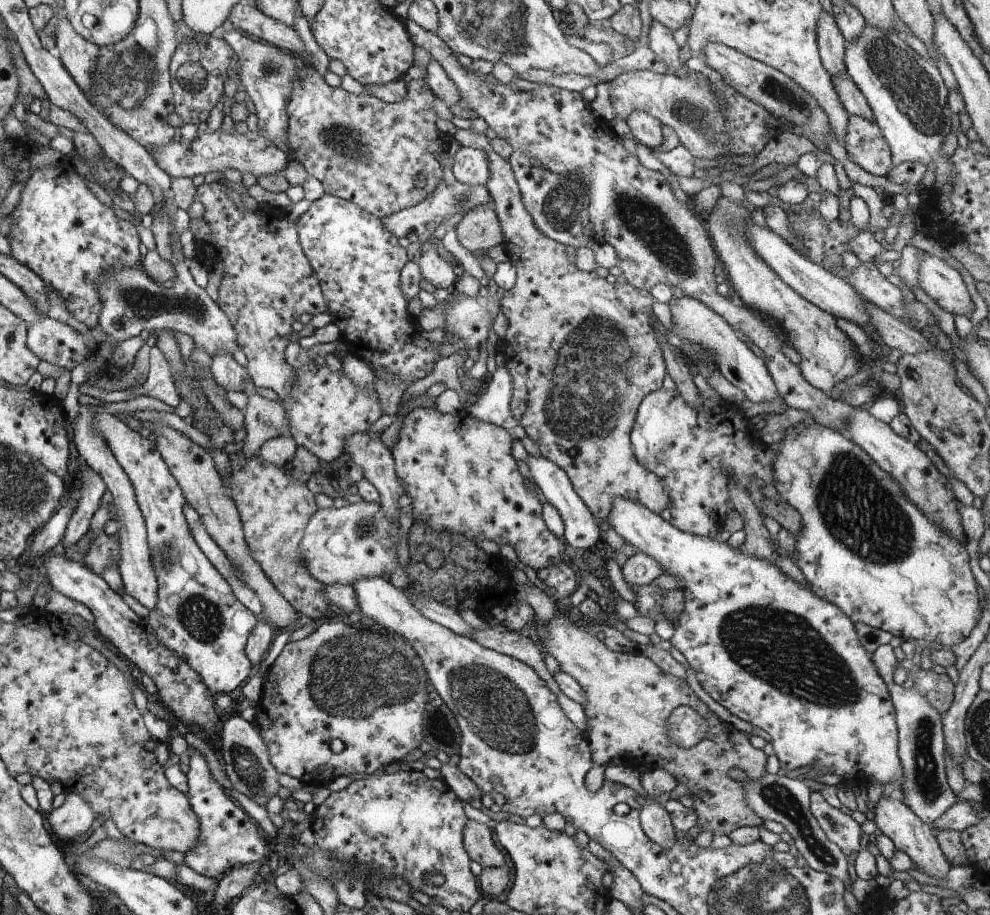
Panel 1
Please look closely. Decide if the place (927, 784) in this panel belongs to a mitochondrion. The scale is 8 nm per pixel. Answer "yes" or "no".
yes

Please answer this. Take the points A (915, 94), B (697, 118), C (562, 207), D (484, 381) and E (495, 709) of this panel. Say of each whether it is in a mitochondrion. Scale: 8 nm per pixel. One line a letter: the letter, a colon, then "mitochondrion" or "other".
A: mitochondrion
B: mitochondrion
C: mitochondrion
D: other
E: mitochondrion

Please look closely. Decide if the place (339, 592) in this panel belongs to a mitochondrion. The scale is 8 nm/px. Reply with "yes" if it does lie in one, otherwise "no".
no

